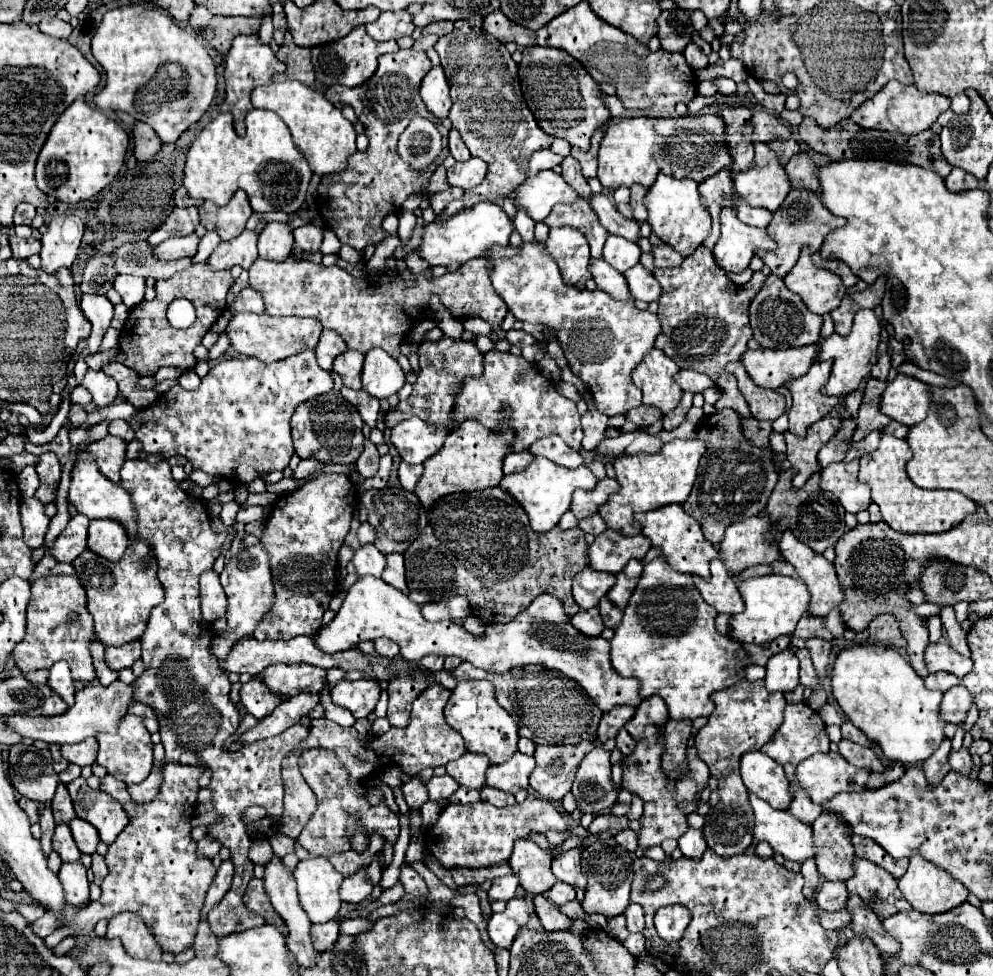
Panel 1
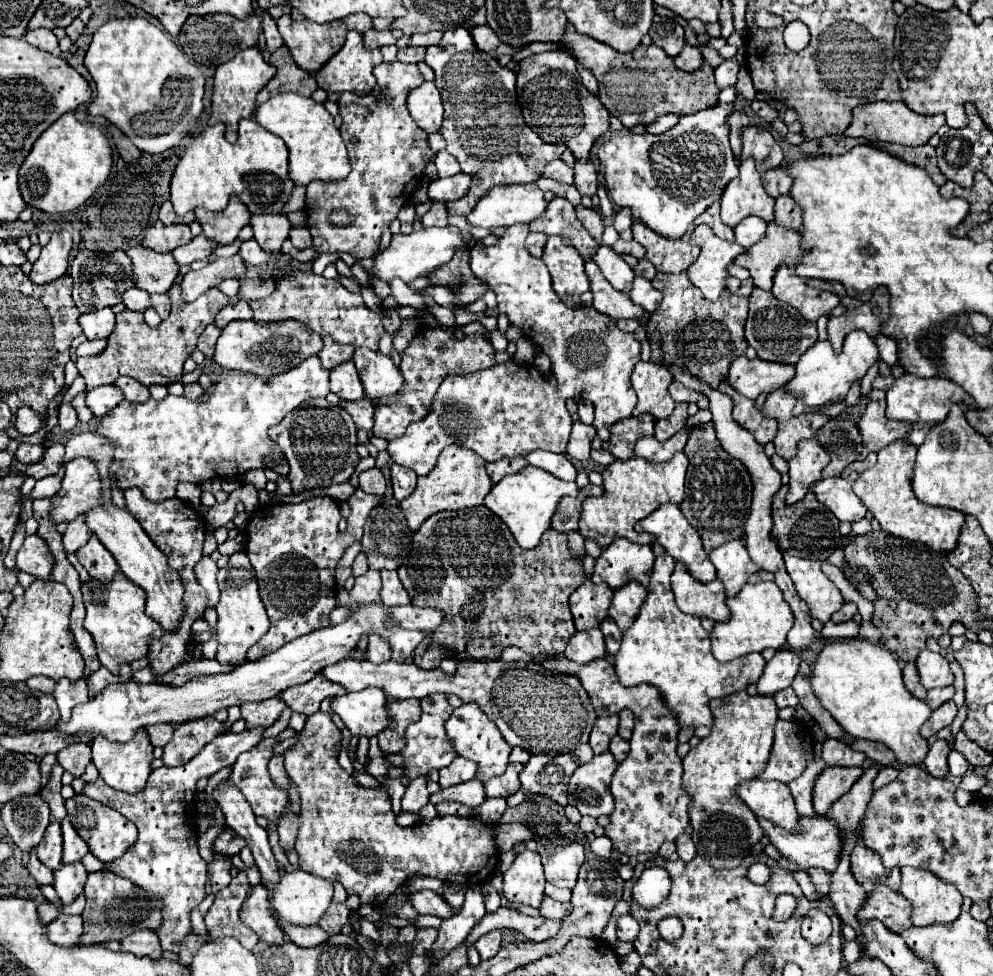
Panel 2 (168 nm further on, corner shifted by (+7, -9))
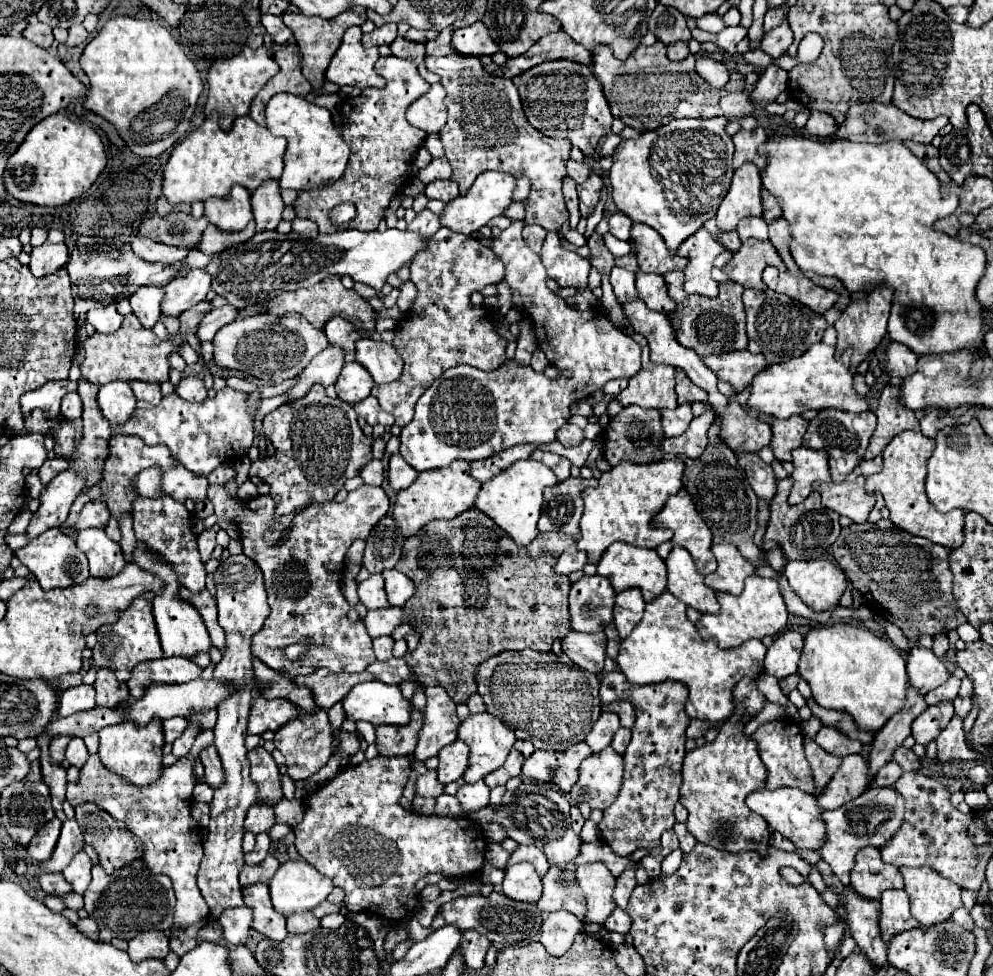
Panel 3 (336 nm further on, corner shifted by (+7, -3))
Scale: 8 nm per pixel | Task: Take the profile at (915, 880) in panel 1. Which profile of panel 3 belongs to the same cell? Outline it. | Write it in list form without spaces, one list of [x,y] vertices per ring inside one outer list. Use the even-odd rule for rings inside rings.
[[[901,867],[905,893],[911,899],[911,915],[921,927],[947,921],[955,909],[963,907],[961,887],[941,877],[931,867]]]

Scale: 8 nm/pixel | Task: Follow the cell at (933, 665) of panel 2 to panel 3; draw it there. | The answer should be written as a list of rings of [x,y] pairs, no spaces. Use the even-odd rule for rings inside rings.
[[[915,645],[909,651],[907,675],[909,675],[909,685],[917,687],[921,695],[929,693],[931,689],[939,687],[949,679],[949,673],[941,663],[941,659],[937,659],[931,649],[925,649],[921,645]]]

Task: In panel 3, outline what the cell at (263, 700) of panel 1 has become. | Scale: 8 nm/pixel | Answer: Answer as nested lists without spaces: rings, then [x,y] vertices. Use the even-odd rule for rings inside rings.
[[[257,695],[251,705],[249,715],[249,733],[261,735],[265,731],[279,731],[289,719],[295,719],[299,715],[297,707],[289,703],[287,699],[265,699]]]

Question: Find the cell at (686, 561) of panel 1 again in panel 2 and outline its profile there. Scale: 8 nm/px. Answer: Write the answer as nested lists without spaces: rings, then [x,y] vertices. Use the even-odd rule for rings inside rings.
[[[661,505],[657,511],[653,511],[649,517],[645,517],[643,521],[639,521],[639,527],[651,535],[655,535],[657,543],[675,559],[675,561],[681,561],[687,565],[689,573],[701,581],[701,583],[709,583],[715,579],[715,567],[713,563],[709,561],[709,557],[705,555],[703,551],[703,545],[701,545],[701,537],[699,533],[689,525],[689,521],[683,517],[681,509],[677,505]]]

